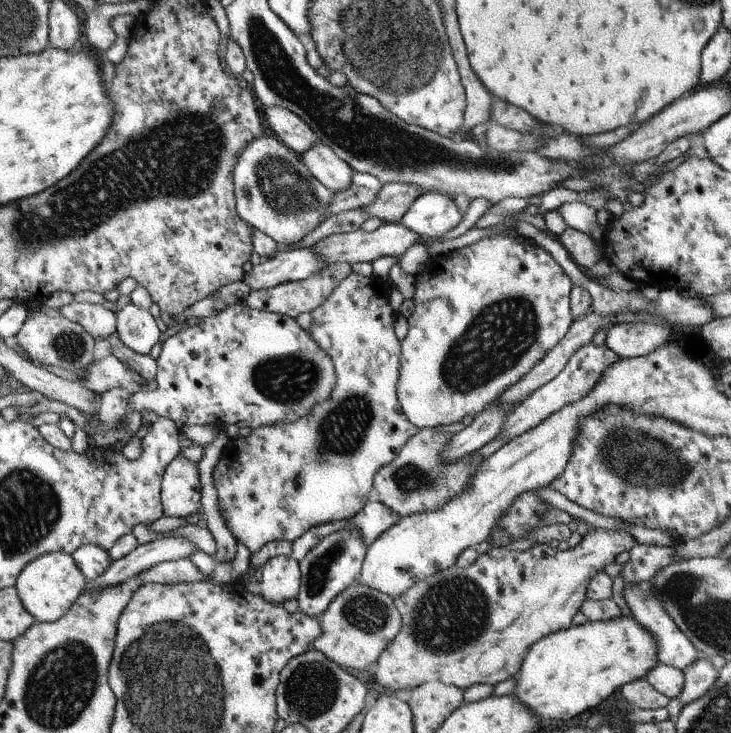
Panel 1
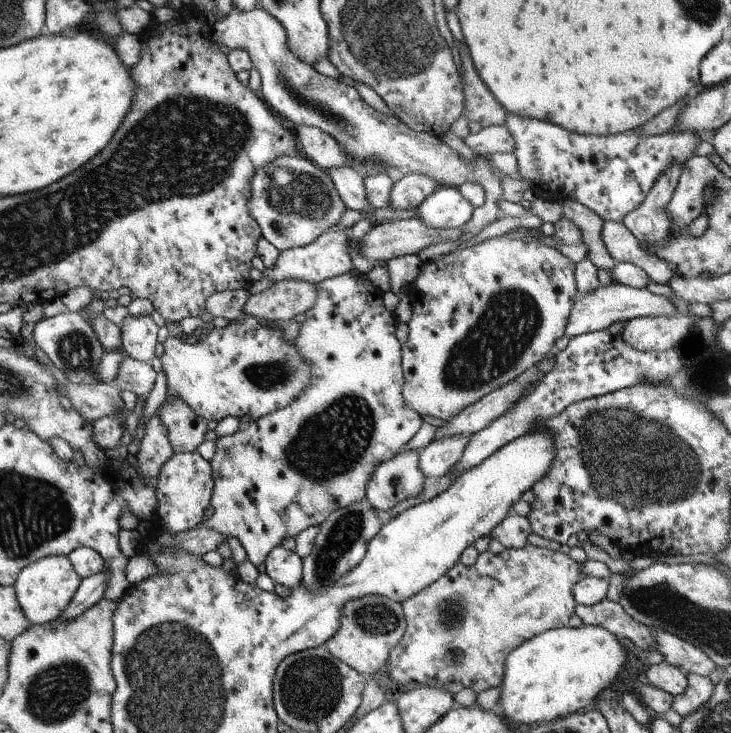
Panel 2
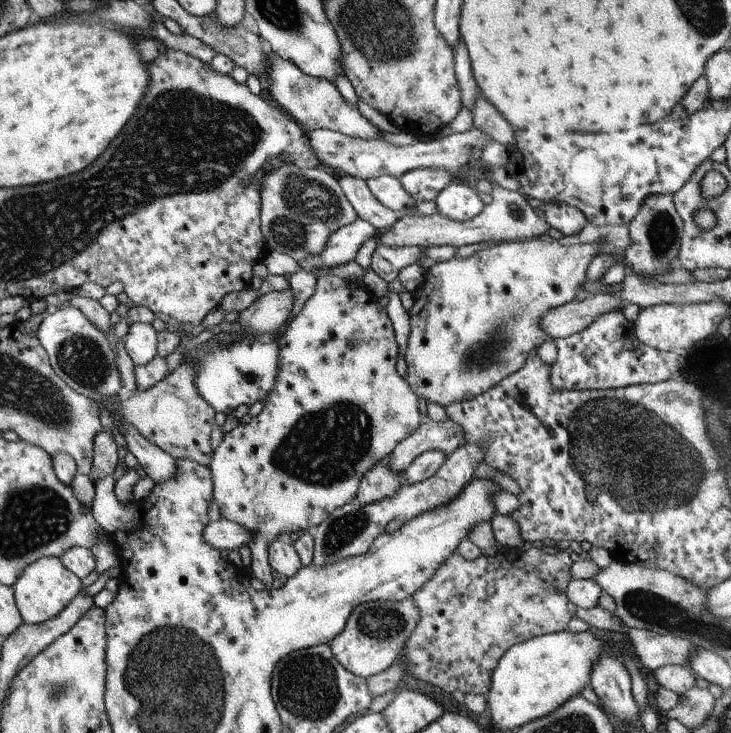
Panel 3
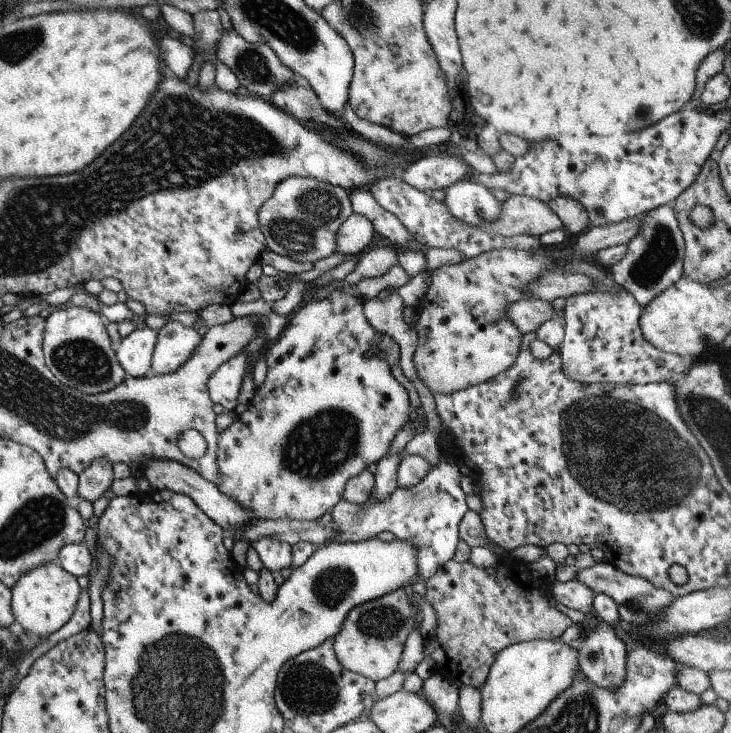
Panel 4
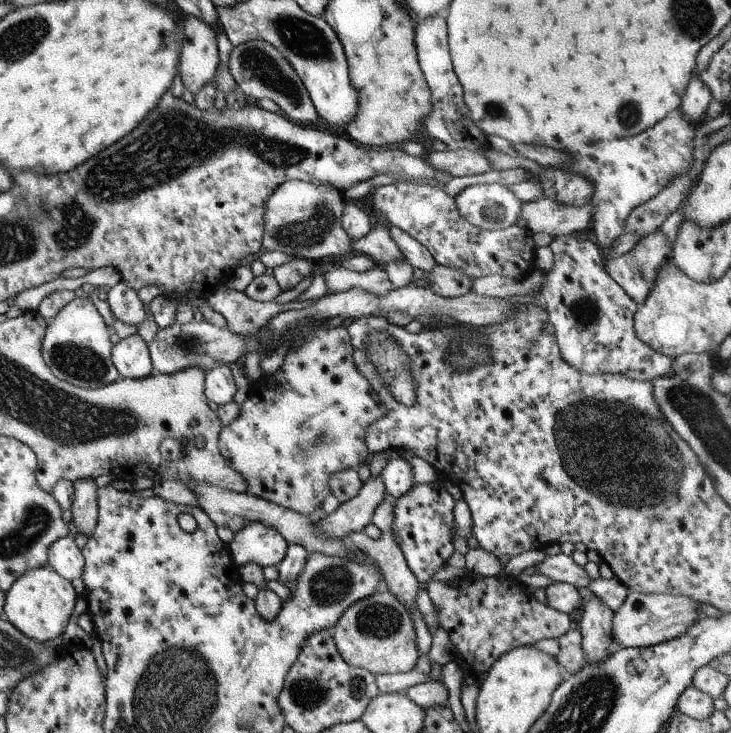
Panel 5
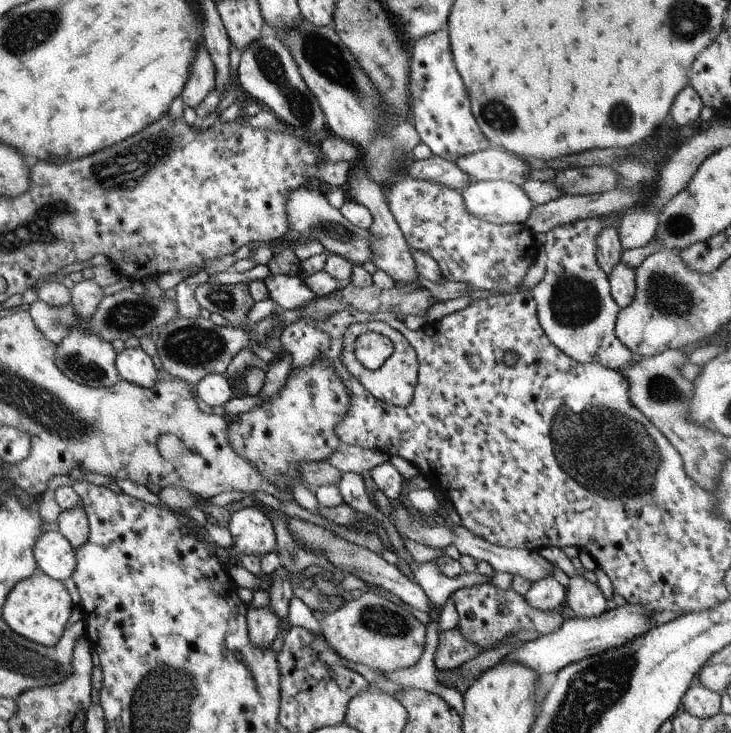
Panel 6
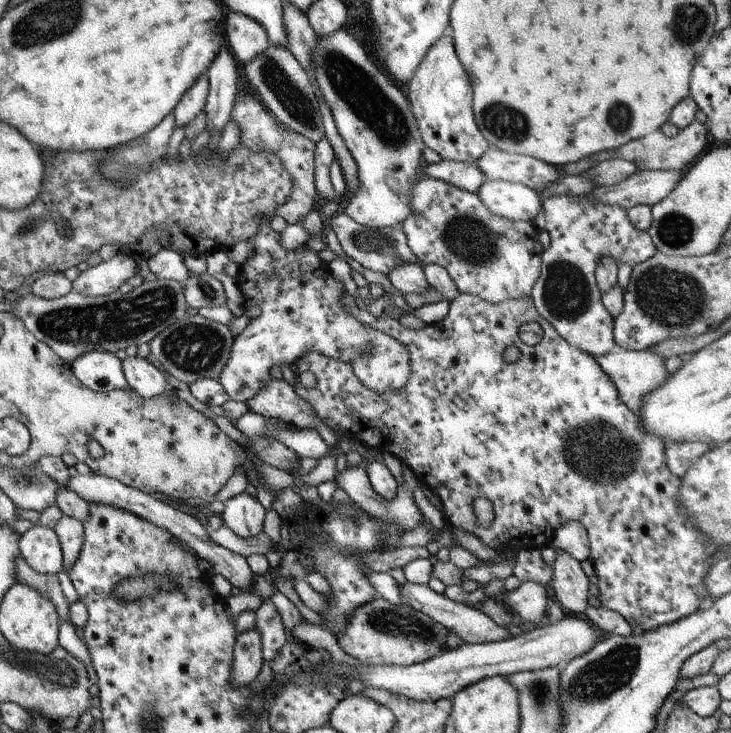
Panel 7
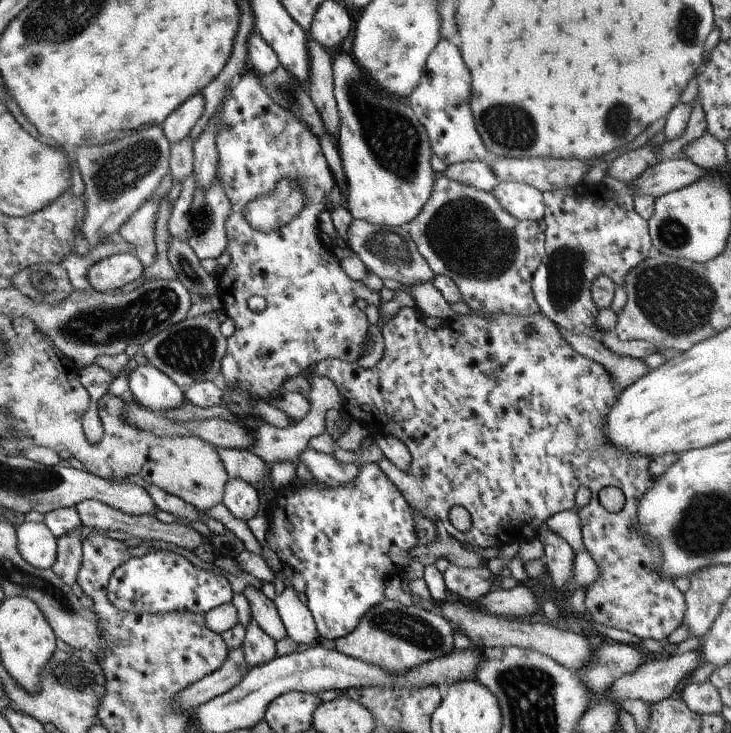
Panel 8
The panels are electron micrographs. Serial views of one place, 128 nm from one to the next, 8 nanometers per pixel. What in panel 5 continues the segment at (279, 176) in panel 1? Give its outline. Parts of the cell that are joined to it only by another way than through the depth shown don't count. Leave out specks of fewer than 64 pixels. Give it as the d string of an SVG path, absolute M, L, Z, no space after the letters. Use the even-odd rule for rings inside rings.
M287 180L269 195L263 210L261 252L283 252L312 262L325 256L349 252L351 238L341 228L341 211L345 206L342 192L324 184Z

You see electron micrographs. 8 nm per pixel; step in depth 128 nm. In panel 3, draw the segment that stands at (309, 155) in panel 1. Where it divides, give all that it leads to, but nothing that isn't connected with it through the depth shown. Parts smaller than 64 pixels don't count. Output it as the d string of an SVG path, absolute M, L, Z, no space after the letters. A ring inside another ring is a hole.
M349 175L337 176L340 189L357 218L364 220L378 232L391 228L398 219L394 210L379 204L369 192L366 181Z

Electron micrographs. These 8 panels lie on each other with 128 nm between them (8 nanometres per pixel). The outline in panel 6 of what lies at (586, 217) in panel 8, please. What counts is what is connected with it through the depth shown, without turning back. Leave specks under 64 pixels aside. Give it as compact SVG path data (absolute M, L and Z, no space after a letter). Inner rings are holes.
M610 214L575 220L546 232L546 240L542 245L546 258L545 273L530 290L535 300L539 326L551 344L575 362L601 364L616 371L635 364L639 356L633 356L615 338L615 320L621 308L611 298L607 275L596 262L595 238L607 226L618 228L620 217Z

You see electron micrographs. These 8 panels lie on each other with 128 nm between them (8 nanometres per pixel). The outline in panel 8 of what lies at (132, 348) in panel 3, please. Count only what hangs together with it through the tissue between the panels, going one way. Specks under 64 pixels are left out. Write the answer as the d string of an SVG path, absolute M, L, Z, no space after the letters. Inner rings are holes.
M151 364L136 365L128 374L128 391L141 407L165 412L183 404L184 391Z

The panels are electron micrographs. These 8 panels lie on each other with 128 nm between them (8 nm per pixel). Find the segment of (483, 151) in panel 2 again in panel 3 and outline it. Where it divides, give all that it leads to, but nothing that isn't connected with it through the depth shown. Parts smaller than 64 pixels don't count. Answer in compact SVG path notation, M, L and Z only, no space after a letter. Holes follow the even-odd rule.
M471 127L462 133L453 133L443 138L435 138L432 141L413 142L411 145L396 147L391 143L381 140L359 140L349 138L329 129L306 130L311 152L319 165L329 170L336 176L349 175L366 181L381 175L401 176L405 172L418 168L432 168L445 170L447 174L454 174L459 167L469 164L469 156L473 148L480 151L487 142L493 142L483 132Z

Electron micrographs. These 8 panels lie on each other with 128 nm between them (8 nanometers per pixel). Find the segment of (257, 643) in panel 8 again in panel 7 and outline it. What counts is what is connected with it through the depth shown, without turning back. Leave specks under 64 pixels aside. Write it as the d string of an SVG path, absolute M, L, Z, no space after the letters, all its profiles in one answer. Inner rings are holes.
M265 599L255 608L255 630L259 632L261 638L261 654L263 661L271 663L275 654L289 640L293 638L290 632L285 630L281 616L275 608L275 604L269 599Z

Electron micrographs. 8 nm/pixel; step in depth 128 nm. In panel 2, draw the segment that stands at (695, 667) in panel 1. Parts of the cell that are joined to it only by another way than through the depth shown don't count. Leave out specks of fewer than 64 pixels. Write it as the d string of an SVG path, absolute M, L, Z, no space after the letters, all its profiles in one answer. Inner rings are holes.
M688 673L686 676L687 686L683 692L673 696L670 704L671 710L674 710L679 716L688 716L695 712L701 704L705 704L711 696L713 685L707 676Z

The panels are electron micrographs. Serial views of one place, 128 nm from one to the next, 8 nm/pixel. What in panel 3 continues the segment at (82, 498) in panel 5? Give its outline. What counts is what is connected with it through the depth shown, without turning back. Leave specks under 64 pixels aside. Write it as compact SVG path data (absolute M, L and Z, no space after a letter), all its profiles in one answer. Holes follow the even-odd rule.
M104 429L94 435L92 464L88 476L92 483L103 476L112 474L119 461L117 459L117 444L115 444L110 431L111 429Z

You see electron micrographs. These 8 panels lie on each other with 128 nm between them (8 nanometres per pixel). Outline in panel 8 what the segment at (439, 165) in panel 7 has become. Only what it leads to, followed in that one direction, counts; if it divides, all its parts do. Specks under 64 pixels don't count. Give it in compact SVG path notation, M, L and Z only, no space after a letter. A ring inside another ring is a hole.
M486 160L481 162L465 161L446 165L445 167L442 174L449 180L454 180L459 182L459 184L465 184L465 186L471 186L471 188L476 188L483 192L489 192L498 183Z

